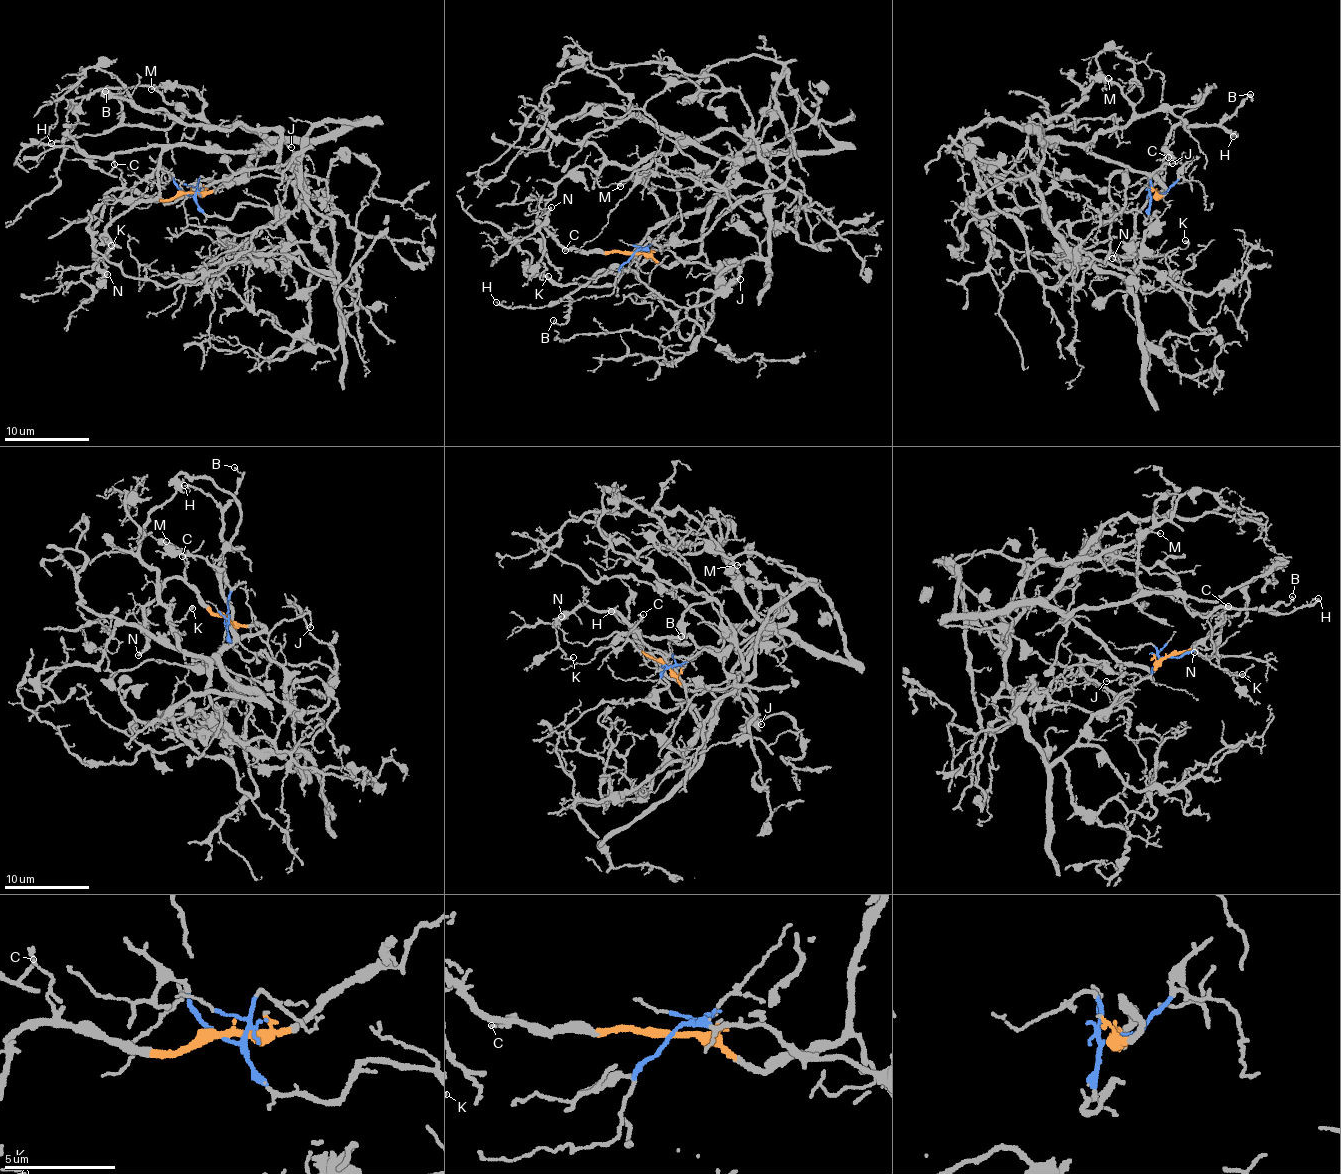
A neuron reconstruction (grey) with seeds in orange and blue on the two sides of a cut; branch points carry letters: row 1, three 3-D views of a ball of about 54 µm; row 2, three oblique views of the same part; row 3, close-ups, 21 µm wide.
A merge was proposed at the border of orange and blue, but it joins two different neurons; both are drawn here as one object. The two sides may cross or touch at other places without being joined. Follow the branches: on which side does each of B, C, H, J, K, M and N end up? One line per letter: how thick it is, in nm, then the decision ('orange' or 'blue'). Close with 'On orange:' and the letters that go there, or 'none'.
B: calibre 120 nm; orange
C: calibre 110 nm; orange
H: calibre 110 nm; orange
J: calibre 130 nm; orange
K: calibre 140 nm; orange
M: calibre 120 nm; orange
N: calibre 180 nm; orange
On orange: B, C, H, J, K, M, N

